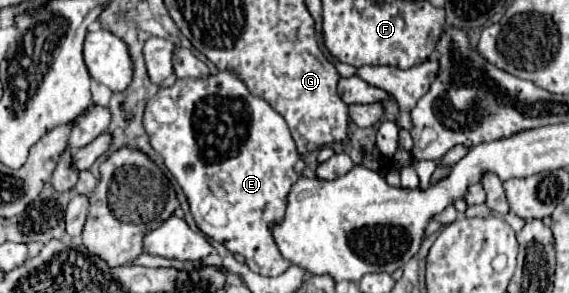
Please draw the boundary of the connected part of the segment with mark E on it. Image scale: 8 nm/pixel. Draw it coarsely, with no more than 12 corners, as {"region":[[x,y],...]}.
{"region":[[233,72],[179,78],[143,126],[199,230],[261,276],[299,160]]}

